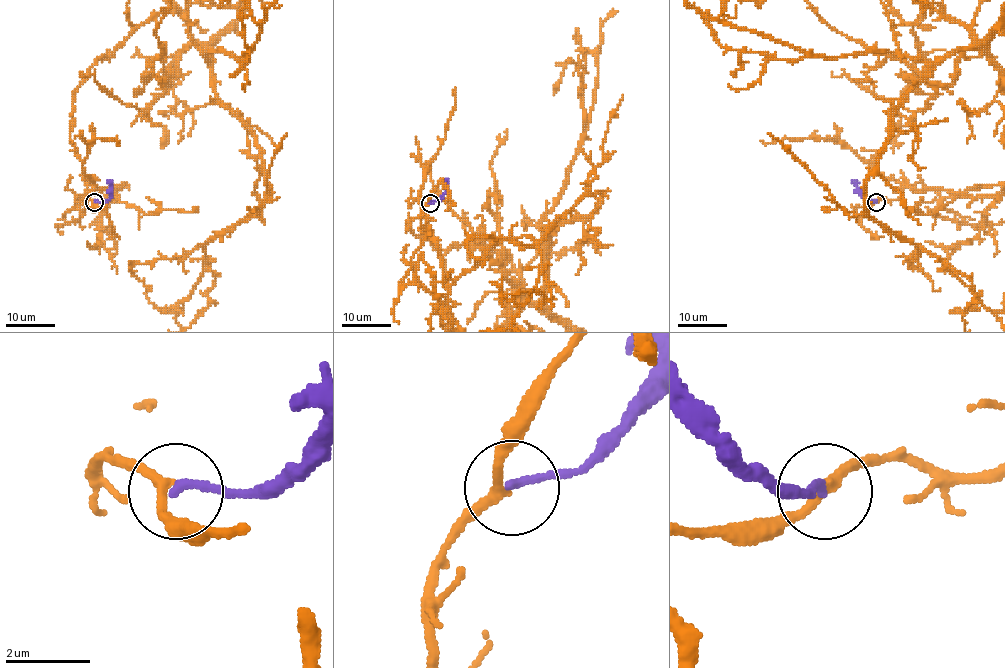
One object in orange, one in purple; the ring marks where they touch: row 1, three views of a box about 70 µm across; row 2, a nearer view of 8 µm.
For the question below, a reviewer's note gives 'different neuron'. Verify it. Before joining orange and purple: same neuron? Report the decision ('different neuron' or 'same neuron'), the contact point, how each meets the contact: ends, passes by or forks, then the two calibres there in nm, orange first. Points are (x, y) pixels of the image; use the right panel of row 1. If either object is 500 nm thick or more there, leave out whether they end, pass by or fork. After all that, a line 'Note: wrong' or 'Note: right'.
different neuron; at (876, 202); orange passes by; purple ends there; 240 nm thick on the orange side, 200 nm on the other
Note: right

